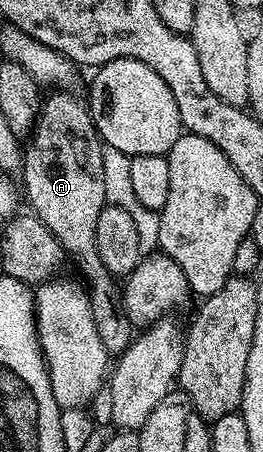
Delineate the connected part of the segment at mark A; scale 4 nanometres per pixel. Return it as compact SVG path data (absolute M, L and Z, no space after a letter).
M54 90L54 92L45 97L42 102L42 108L38 111L38 120L34 123L34 131L30 133L28 139L24 144L24 151L22 153L22 166L20 169L20 177L22 176L22 184L26 187L26 196L24 192L24 200L31 204L33 215L40 218L40 222L44 222L44 226L48 226L48 230L52 230L52 234L60 242L63 253L67 257L70 256L74 259L74 264L76 267L82 271L82 276L86 281L84 281L85 287L88 289L88 295L90 298L90 306L92 308L92 322L96 322L96 331L100 334L100 342L104 342L107 353L110 354L121 354L126 351L130 341L134 339L136 332L132 327L130 320L126 317L125 312L122 311L120 307L120 288L117 284L115 277L111 276L109 270L104 266L104 262L100 258L98 253L98 247L96 246L96 222L100 222L100 214L105 210L107 206L106 195L104 194L104 158L102 157L102 149L104 147L102 143L101 136L98 135L96 126L94 125L94 120L90 116L90 109L85 103L82 104L77 100L76 97L70 93L70 90Z

